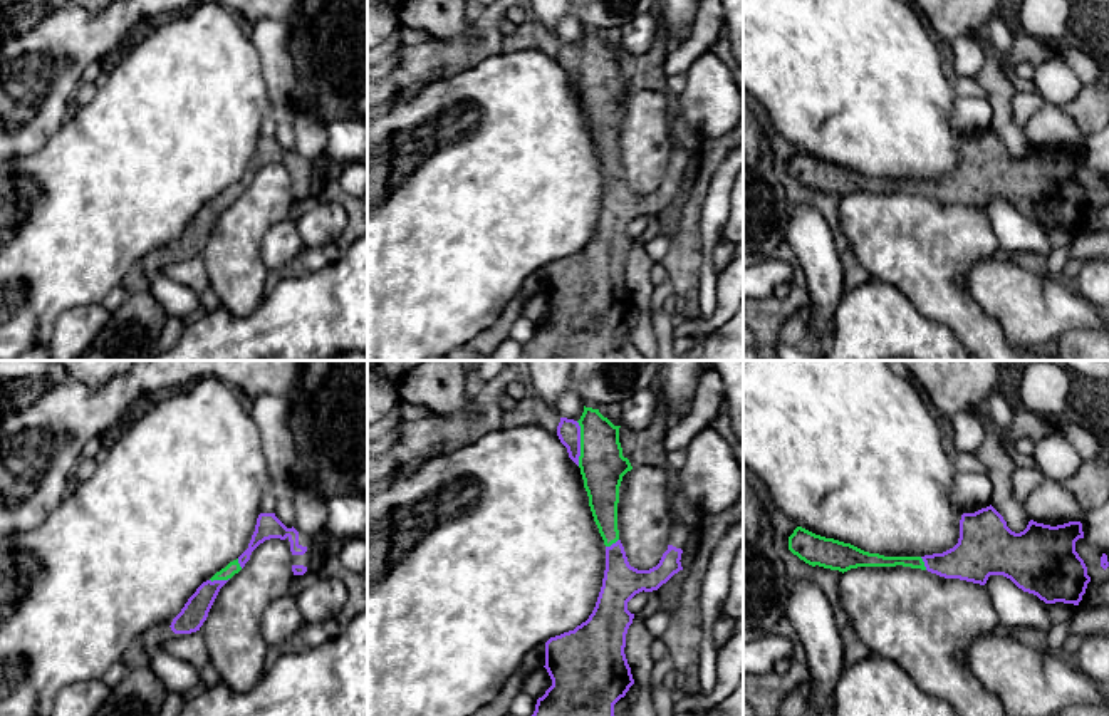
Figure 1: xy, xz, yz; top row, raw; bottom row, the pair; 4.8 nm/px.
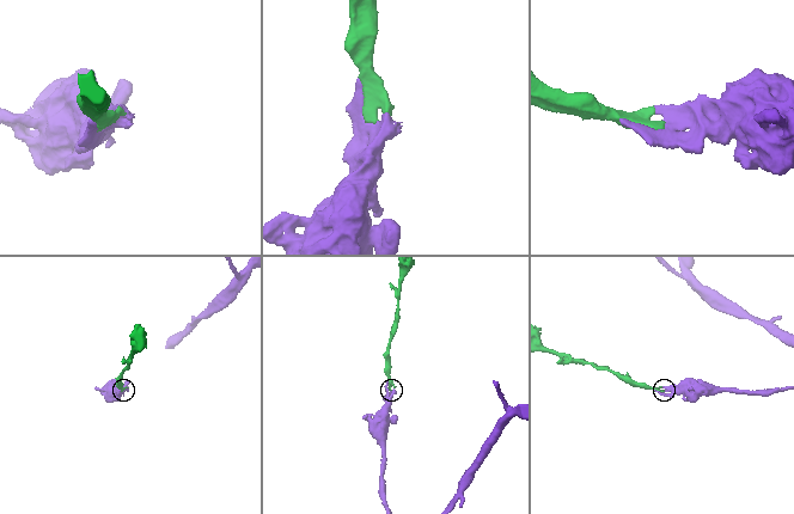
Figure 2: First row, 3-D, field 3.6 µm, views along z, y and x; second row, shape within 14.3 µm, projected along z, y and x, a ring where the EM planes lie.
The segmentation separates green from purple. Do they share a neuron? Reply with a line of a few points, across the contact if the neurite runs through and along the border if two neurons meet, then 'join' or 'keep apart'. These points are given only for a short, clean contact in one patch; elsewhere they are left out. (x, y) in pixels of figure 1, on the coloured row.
join

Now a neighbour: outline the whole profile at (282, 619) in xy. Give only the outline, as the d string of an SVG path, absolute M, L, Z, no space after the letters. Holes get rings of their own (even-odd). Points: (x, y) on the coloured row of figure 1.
M285 594L273 600L263 612L260 632L268 646L285 644L305 624L295 597Z

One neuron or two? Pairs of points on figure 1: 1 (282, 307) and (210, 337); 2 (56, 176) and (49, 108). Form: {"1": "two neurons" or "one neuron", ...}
{"1": "one neuron", "2": "two neurons"}

